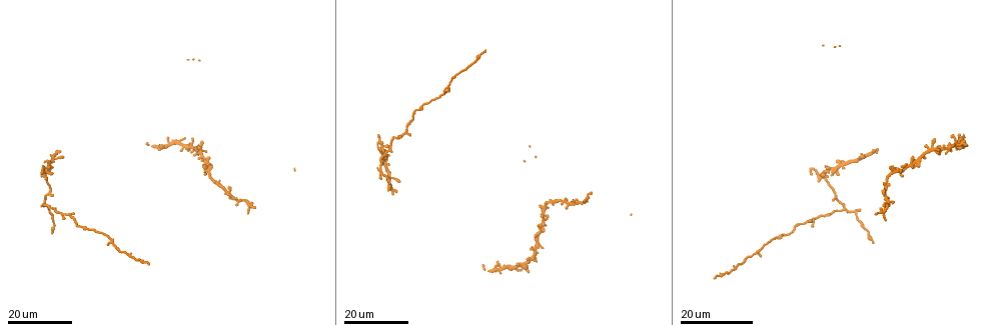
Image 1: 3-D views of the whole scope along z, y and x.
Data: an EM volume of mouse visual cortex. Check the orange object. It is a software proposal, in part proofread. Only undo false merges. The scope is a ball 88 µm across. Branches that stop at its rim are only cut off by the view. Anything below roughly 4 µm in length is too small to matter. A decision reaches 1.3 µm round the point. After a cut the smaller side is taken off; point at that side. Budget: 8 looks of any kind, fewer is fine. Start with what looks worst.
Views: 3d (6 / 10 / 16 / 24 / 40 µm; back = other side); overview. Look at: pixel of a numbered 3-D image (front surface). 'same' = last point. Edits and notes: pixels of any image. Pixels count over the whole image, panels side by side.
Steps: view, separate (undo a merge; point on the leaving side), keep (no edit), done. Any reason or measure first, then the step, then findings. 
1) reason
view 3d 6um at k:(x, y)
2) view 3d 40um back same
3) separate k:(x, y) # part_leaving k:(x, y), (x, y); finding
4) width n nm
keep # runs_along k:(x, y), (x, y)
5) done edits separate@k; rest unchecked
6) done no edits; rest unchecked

thin neck
view 3d 24um at 1:(227, 191)

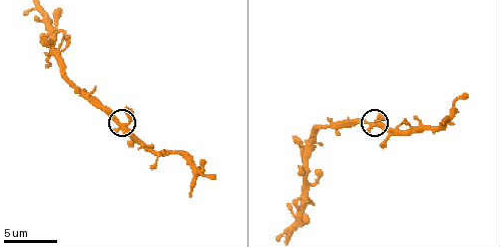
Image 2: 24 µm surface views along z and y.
view 3d 6um at 2:(369, 121)

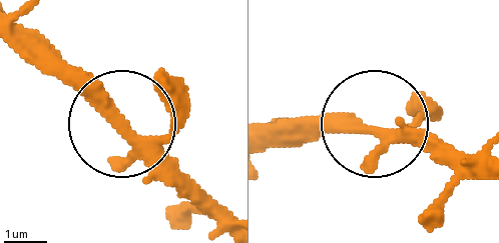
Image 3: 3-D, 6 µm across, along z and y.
arms 3
keep # runs_along 3:(18, 25), (197, 201); one cell here

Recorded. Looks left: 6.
calibre changes
view 3d 24um at 1:(110, 243)

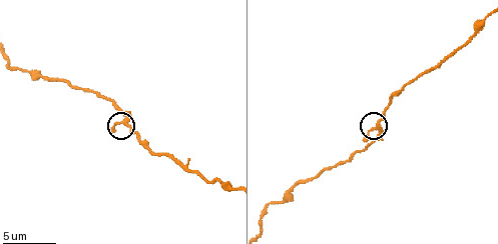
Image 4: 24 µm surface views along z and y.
view 3d 10um at 4:(378, 125)

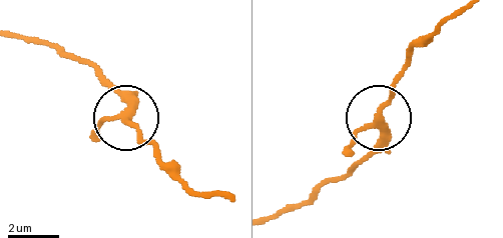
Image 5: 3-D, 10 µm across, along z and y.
keep # runs_along 5:(16, 33), (94, 68), (124, 98), (128, 121), (156, 156); continuous, no second cell

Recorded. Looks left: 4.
looks like a crossing
view 3d 24um at 1:(933, 150)

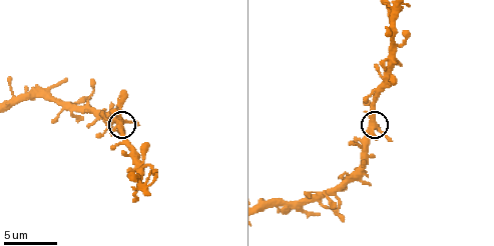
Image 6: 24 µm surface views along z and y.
view 3d 10um at 6:(373, 121)

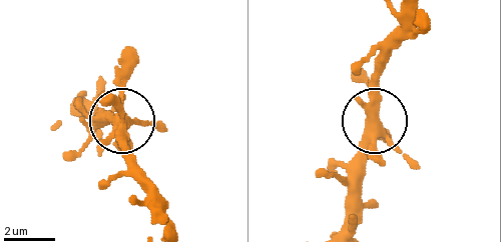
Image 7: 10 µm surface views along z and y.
keep # all the same cell

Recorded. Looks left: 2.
a narrow waist
view 3d 10um at 2:(176, 153)

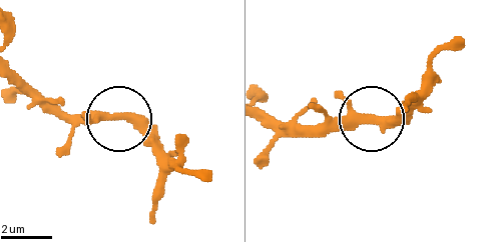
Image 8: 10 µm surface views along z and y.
keep # one cell here

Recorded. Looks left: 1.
done no edits; rest unchecked

